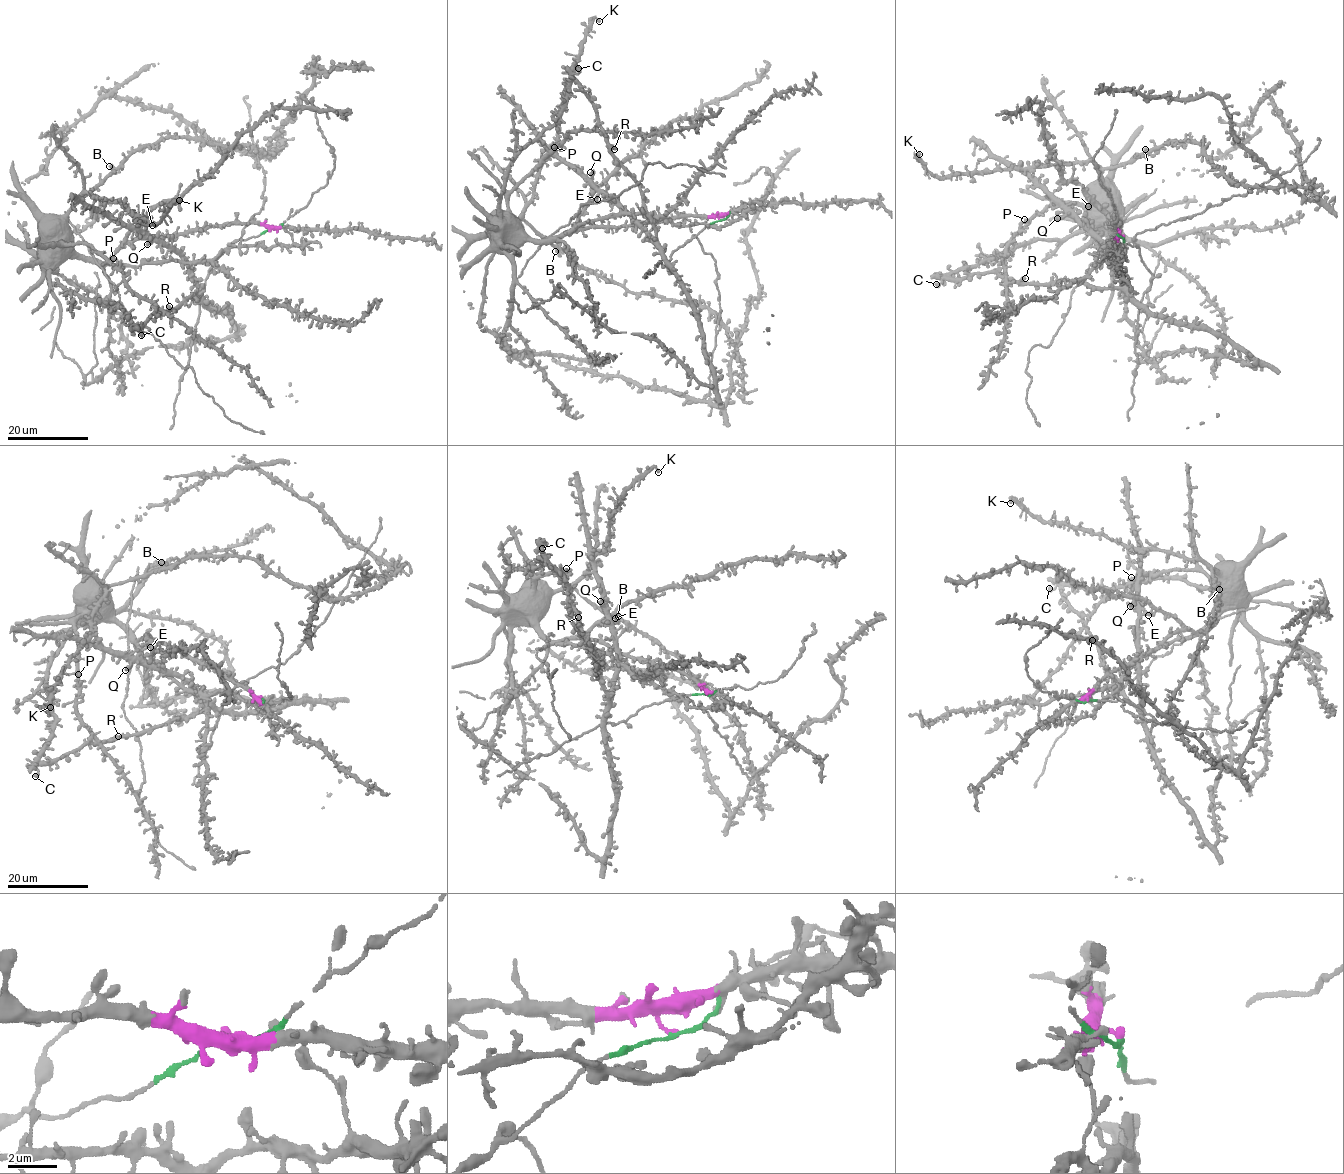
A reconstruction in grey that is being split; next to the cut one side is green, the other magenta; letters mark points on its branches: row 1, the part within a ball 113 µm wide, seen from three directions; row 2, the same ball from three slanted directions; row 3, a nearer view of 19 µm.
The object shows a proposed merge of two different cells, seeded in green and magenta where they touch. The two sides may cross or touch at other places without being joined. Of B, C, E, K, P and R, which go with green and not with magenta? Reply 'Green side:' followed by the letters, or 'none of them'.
Green side: C, R

